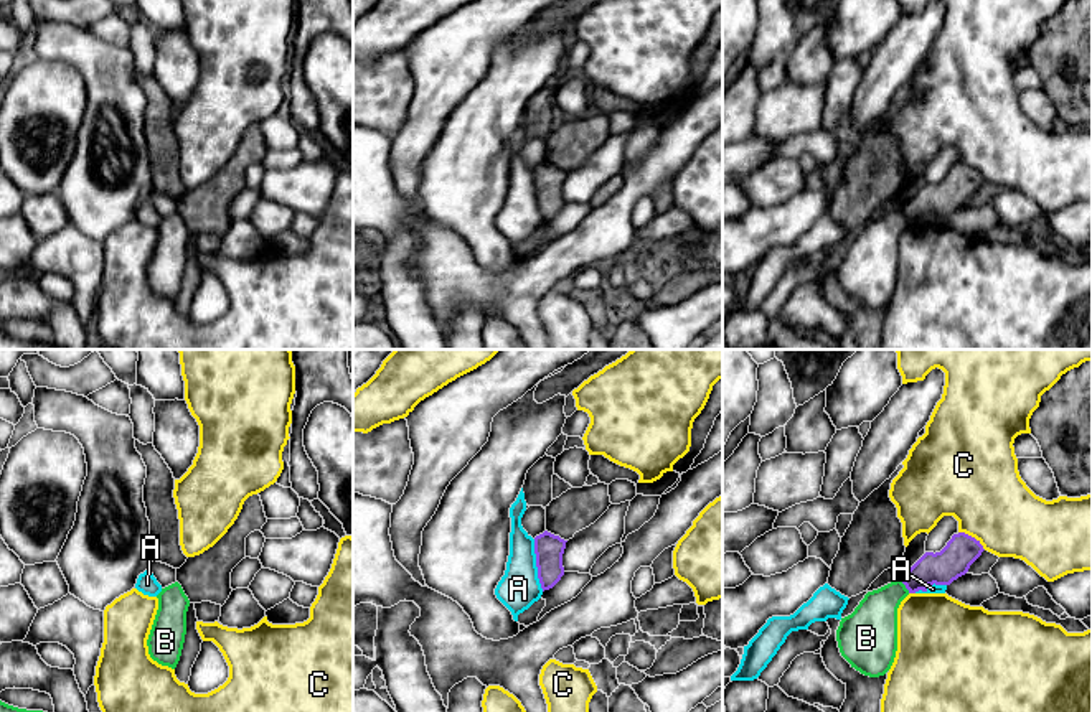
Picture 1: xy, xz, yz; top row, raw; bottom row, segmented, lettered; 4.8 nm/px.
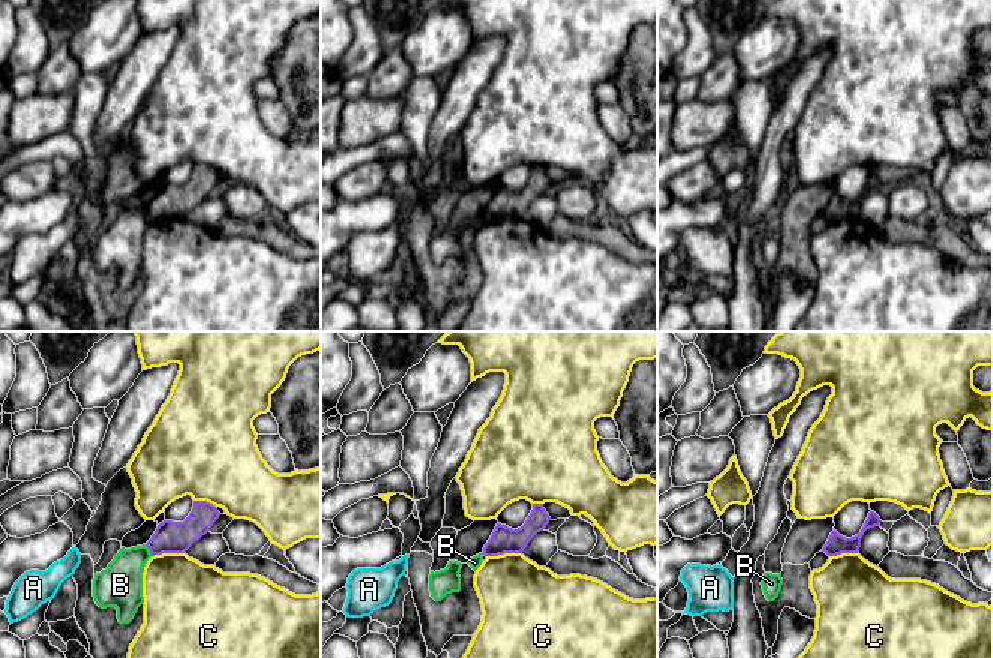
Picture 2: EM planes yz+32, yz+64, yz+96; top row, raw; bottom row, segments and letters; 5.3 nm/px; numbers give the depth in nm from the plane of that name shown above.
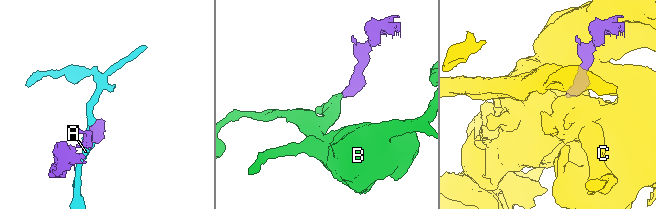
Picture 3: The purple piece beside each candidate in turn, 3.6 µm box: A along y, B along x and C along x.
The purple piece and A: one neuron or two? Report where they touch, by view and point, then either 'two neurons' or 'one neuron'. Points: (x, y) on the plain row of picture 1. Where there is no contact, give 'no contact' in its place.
xz (536, 196) | two neurons

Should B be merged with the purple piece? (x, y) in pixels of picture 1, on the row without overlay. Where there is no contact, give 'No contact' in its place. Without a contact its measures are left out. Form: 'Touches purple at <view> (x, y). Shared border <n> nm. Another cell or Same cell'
Touches purple at yz (906, 218). Shared border 80 nm. Another cell

